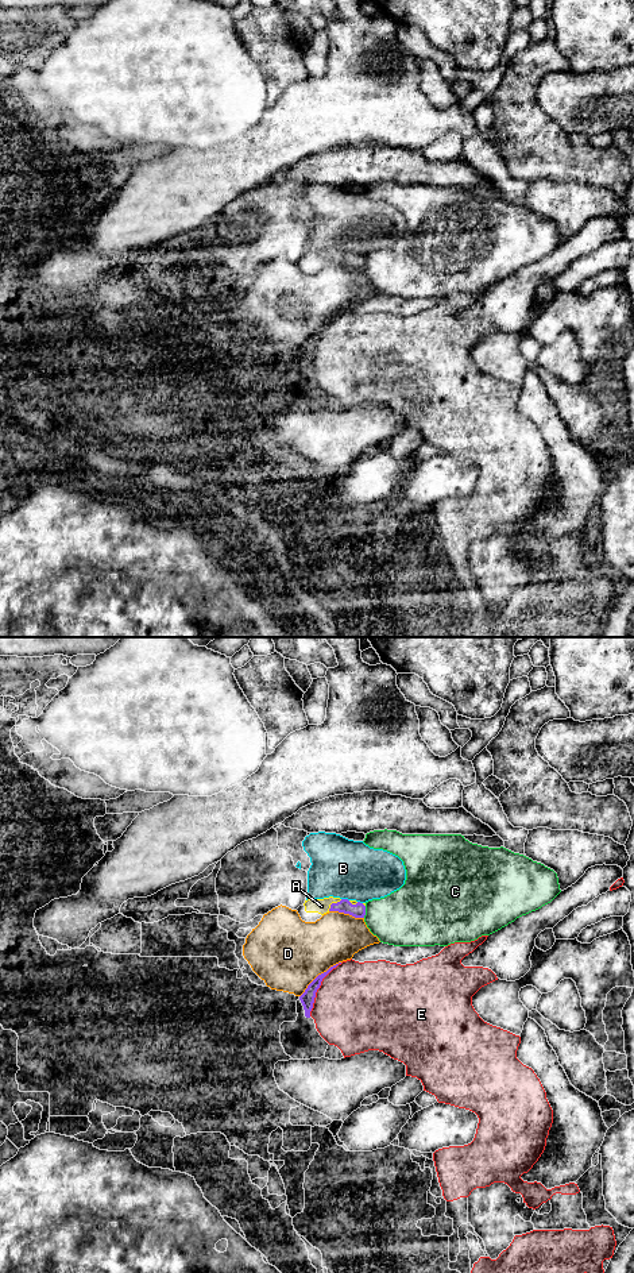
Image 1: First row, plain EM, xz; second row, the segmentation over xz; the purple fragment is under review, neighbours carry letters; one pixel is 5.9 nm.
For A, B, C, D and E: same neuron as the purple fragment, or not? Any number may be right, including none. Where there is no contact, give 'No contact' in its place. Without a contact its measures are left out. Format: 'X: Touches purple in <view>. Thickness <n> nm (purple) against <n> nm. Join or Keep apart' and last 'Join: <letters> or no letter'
A: Touches purple in xz. Thickness 90 nm (purple) against 90 nm. Join
B: Touches purple in xz. Thickness 90 nm (purple) against 360 nm. Keep apart
C: Touches purple in xz. Thickness 90 nm (purple) against 340 nm. Keep apart
D: Touches purple in xz. Thickness 80 nm (purple) against 440 nm. Keep apart
E: Touches purple in xz. Thickness 80 nm (purple) against 500 nm. Keep apart
Join: A

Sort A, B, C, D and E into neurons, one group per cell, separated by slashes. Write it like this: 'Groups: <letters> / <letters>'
Groups: A / B / C / D / E

